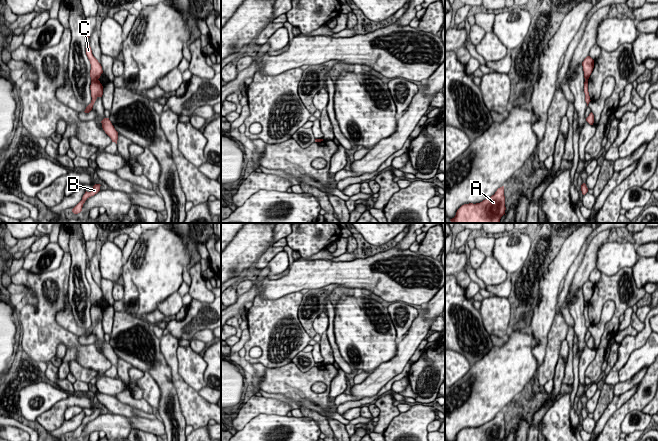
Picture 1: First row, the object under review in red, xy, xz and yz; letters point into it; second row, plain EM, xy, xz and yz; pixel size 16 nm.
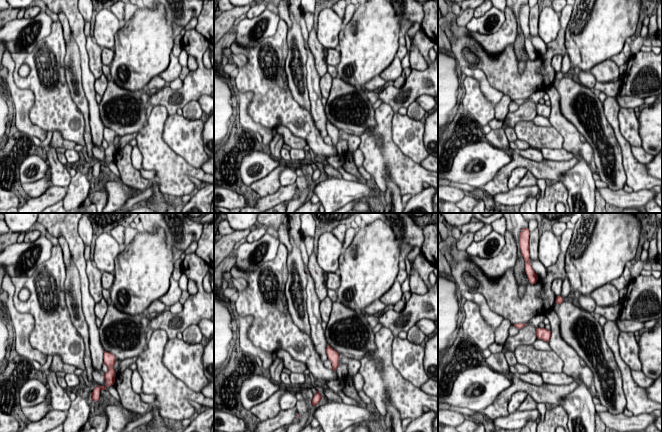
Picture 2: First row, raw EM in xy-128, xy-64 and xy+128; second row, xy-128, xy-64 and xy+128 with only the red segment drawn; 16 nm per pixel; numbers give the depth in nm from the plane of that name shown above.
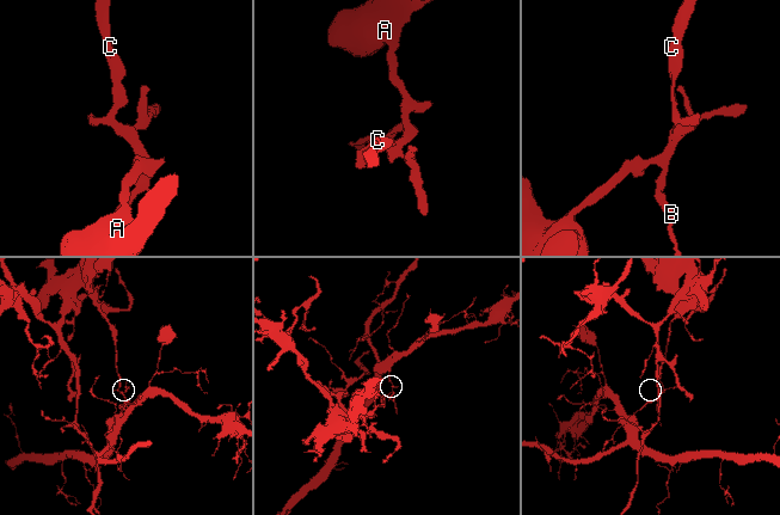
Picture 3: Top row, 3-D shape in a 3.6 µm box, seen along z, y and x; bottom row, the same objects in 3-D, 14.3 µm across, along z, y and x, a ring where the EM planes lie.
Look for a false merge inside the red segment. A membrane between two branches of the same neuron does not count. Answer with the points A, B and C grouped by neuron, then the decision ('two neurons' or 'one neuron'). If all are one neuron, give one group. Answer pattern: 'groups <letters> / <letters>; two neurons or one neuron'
groups A B / C; two neurons

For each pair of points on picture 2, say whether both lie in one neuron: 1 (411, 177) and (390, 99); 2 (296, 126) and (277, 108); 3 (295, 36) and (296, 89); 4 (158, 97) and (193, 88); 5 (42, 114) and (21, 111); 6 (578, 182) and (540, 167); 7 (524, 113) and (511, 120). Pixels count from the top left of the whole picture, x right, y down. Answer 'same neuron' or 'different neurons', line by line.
1: different neurons
2: same neuron
3: same neuron
4: same neuron
5: different neurons
6: different neurons
7: same neuron

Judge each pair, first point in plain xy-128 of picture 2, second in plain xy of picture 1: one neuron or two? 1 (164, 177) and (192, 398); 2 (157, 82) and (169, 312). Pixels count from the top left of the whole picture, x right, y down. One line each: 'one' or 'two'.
1: one
2: two

